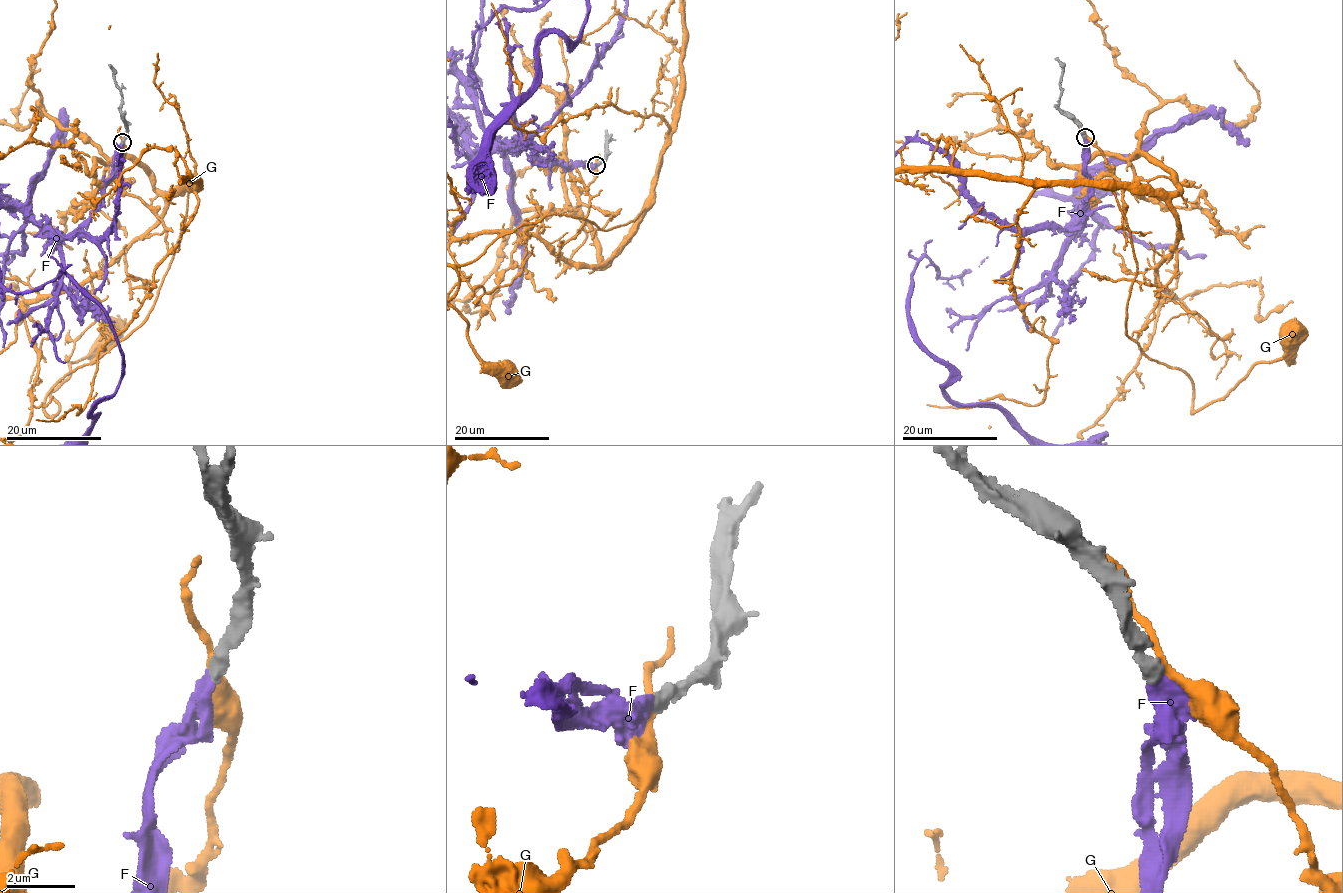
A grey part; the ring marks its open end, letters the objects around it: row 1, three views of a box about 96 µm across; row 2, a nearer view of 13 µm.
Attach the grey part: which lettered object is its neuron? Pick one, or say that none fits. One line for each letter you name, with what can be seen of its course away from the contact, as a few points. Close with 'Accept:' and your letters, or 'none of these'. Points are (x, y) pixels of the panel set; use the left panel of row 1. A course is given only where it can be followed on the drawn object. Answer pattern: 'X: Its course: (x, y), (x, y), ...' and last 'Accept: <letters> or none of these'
Accept: F

